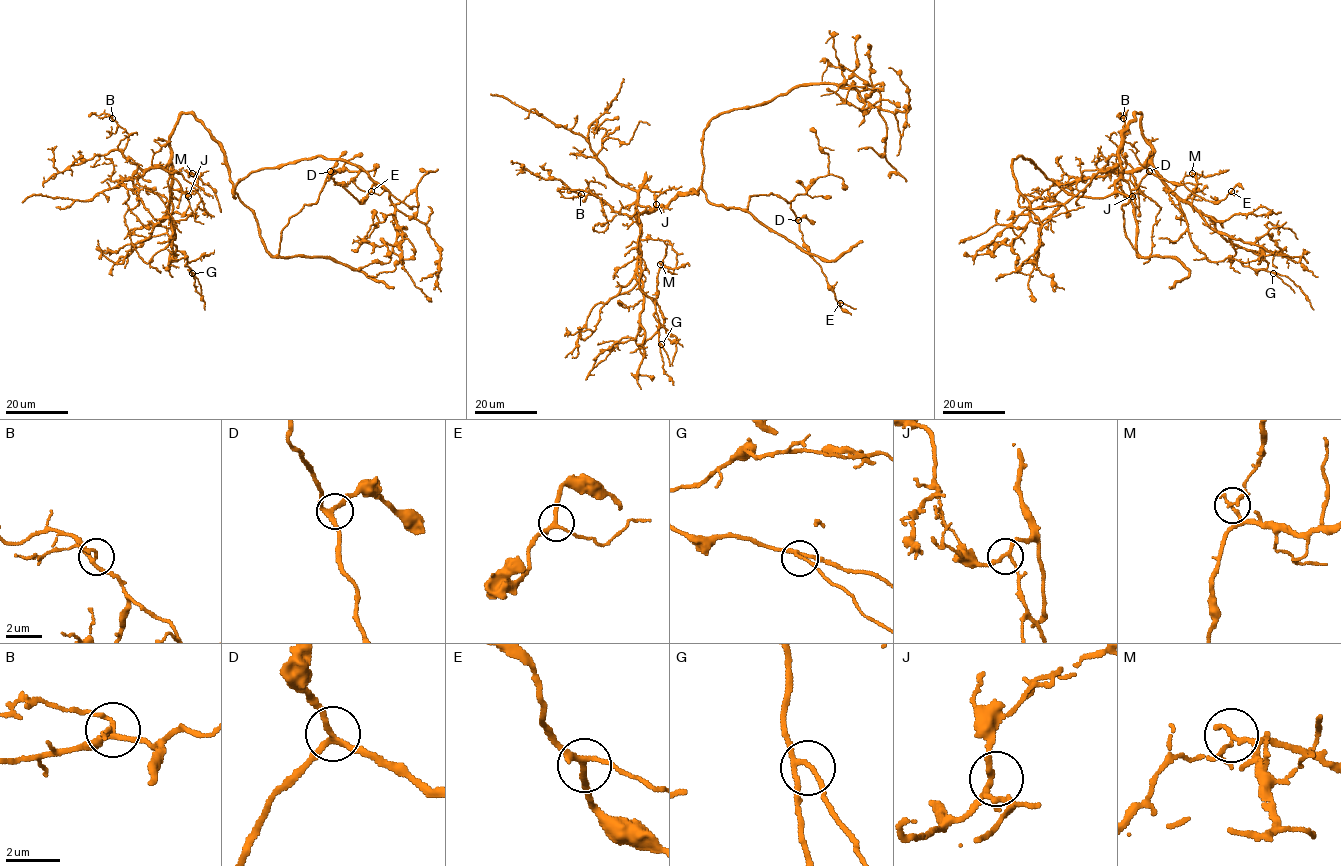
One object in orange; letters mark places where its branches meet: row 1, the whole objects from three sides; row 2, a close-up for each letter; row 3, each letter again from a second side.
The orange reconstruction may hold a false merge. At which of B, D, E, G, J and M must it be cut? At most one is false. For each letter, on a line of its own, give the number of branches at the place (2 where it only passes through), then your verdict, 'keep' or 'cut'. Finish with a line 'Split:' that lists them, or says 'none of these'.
B: branches 3; keep
D: branches 3; keep
E: branches 3; keep
G: branches 3; keep
J: branches 3; keep
M: branches 3; cut
Split: M

